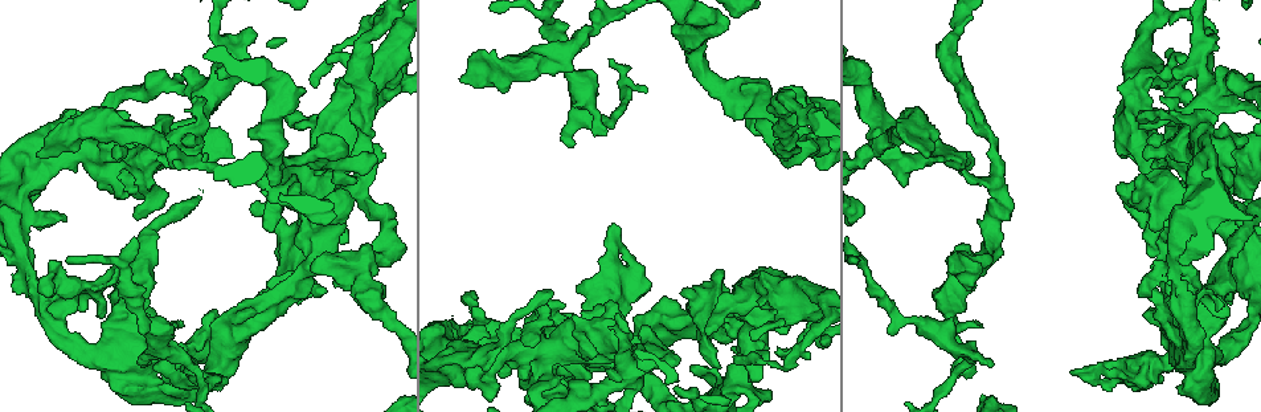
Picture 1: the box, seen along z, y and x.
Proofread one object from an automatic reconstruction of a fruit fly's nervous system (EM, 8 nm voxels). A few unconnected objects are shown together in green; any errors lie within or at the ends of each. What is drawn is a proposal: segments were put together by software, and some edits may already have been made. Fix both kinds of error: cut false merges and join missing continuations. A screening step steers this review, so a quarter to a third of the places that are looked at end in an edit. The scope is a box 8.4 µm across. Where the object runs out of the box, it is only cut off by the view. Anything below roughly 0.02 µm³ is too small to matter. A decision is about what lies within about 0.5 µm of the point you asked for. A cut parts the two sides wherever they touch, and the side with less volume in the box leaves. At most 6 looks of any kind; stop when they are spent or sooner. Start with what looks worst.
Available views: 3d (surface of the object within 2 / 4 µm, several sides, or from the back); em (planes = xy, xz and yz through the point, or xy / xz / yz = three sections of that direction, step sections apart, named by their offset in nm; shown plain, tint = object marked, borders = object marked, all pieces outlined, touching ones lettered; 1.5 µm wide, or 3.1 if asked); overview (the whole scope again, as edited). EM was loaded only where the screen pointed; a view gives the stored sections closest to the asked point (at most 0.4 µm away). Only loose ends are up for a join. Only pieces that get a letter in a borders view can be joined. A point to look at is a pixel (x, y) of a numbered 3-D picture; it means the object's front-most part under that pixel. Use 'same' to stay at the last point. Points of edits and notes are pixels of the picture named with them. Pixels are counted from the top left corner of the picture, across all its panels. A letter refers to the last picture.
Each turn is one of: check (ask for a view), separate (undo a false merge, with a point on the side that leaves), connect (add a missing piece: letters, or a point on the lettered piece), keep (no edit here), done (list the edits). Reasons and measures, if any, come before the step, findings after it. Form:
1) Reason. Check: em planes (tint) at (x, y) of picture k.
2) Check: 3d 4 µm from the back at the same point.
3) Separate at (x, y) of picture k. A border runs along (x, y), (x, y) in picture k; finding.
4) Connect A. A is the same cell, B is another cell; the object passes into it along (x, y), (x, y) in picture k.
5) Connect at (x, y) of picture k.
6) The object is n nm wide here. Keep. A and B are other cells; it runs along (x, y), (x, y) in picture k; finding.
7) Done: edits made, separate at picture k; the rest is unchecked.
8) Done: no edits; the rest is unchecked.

Free end. Check: em yz step 8 (plain) at (993, 366) of picture 1.

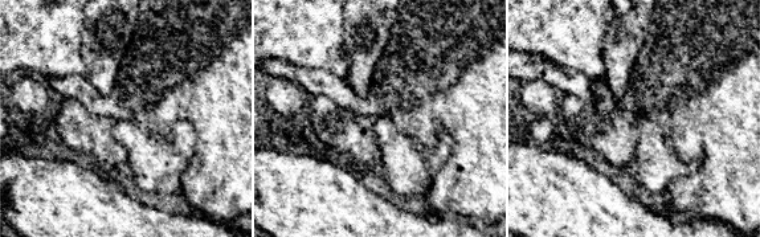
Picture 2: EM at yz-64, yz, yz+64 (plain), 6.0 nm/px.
Check: em yz step 8 (borders) at the same point.

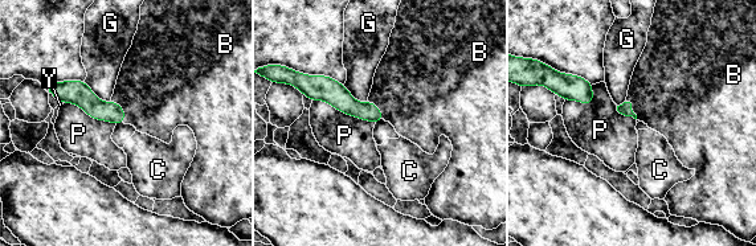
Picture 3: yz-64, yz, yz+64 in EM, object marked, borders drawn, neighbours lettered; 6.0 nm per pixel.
Connect B. B is the same cell, C, G, P and Y are other cells; the neuron continues.

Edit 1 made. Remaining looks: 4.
See it whole again. Check: overview.

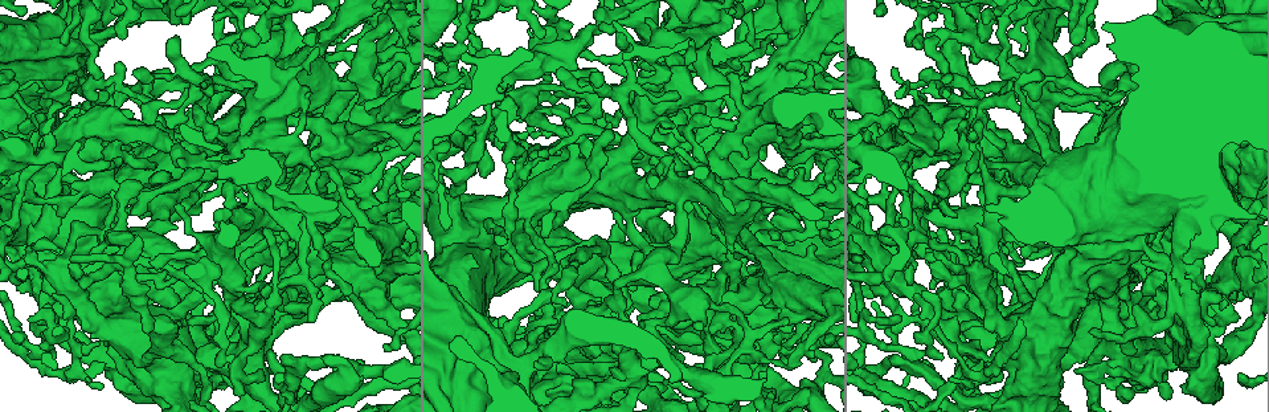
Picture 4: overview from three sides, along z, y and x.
Check: em yz step 4 (borders) at (54, 295) of picture 4.

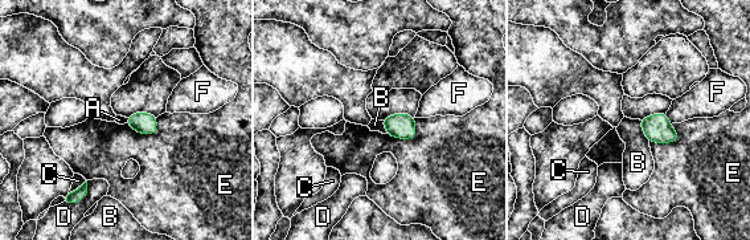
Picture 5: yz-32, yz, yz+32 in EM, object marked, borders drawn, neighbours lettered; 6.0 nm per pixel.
The object is 140 nm wide here. Keep. A, B, C, D, E and F are other cells; a border runs along (416, 118), (414, 138), (386, 133) in picture 5; no lettered piece goes on from it.

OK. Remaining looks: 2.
Stops while still wide. Check: em planes (borders) at (651, 244) of picture 4.

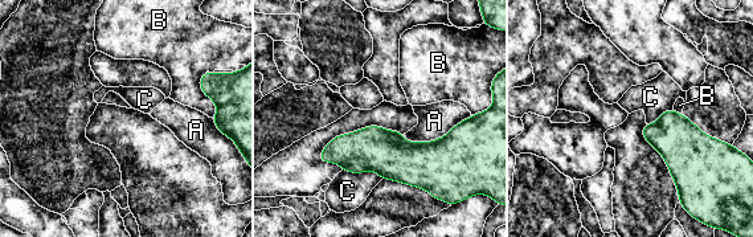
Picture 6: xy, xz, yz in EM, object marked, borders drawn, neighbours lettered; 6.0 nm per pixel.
The object is 280 nm wide here. Keep. A, B and C are other cells; a border runs along (342, 170), (373, 171), (381, 179) in picture 6; no lettered piece goes on from it.

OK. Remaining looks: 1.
Done: edits made, connect at picture 3; the rest is unchecked.

